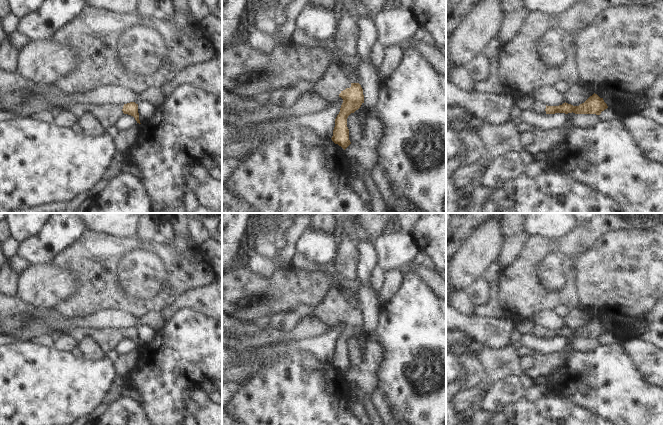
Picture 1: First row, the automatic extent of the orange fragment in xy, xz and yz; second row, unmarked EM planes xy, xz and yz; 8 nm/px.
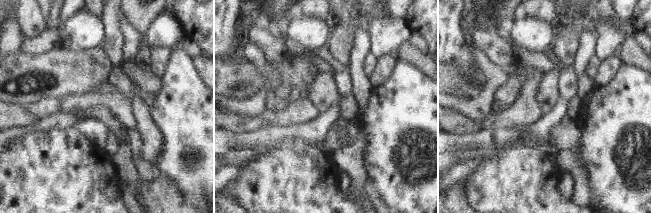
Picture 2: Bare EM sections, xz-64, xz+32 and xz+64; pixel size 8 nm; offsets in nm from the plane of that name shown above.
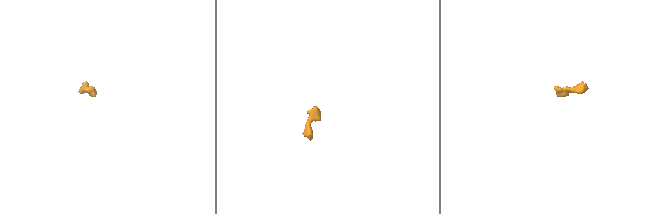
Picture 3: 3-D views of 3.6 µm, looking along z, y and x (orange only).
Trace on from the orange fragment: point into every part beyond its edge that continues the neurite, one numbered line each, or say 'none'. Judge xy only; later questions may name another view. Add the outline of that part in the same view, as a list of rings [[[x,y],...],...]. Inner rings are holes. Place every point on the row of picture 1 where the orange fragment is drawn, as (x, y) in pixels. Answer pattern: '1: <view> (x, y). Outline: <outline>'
1: xy (108, 113). Outline: [[[71,102],[65,106],[56,105],[51,114],[55,117],[62,111],[67,111],[79,119],[85,113],[91,112],[98,117],[99,121],[107,131],[110,127],[114,126],[120,116],[124,114],[122,111],[123,106],[124,104],[116,103],[103,103],[100,106],[96,106],[92,104],[78,104]]]

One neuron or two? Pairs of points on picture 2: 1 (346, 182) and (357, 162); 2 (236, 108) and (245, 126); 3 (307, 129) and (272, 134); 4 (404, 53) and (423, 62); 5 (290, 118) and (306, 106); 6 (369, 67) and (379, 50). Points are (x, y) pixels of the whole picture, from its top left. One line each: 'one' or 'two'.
1: two
2: two
3: one
4: one
5: one
6: two

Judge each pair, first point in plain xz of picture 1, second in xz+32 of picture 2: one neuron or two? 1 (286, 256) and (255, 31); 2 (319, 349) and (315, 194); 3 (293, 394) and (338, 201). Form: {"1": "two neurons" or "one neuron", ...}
{"1": "two neurons", "2": "two neurons", "3": "one neuron"}

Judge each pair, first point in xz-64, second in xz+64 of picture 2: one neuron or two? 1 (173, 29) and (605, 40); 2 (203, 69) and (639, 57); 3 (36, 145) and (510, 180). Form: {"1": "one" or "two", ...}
{"1": "one", "2": "one", "3": "one"}

